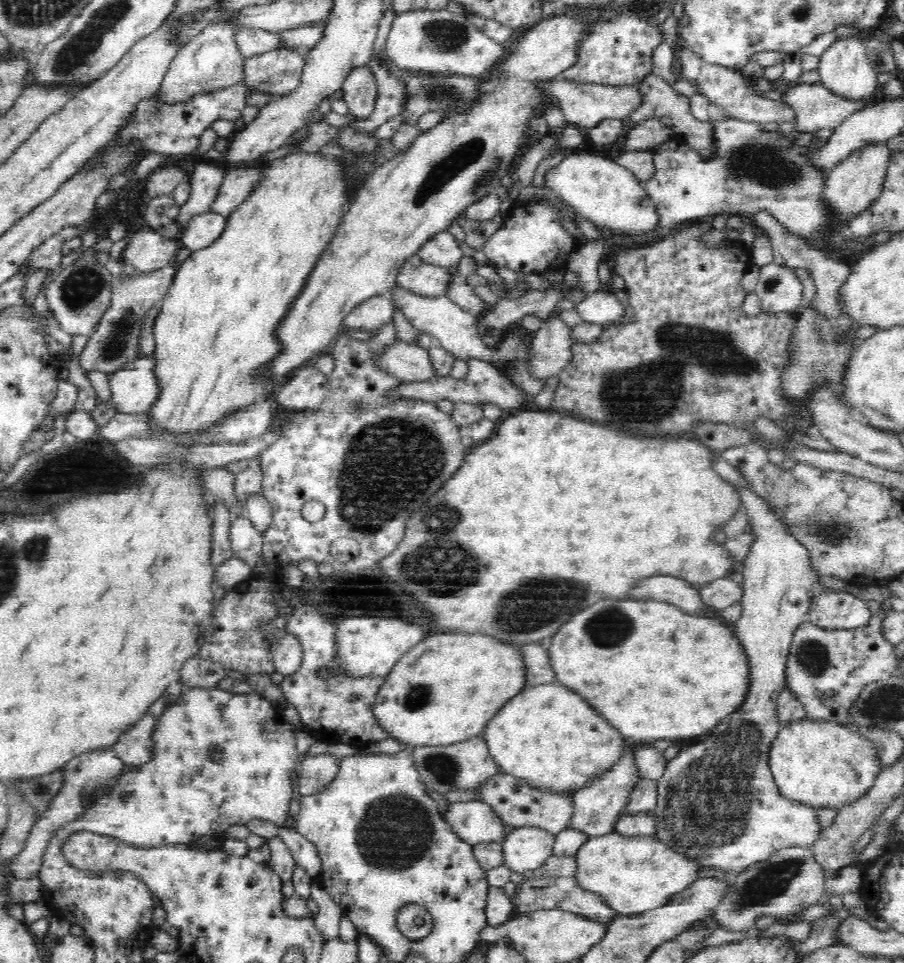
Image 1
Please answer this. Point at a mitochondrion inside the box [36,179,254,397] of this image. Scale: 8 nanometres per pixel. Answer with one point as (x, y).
(79, 288)

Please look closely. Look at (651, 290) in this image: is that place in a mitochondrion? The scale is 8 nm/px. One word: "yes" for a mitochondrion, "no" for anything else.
no

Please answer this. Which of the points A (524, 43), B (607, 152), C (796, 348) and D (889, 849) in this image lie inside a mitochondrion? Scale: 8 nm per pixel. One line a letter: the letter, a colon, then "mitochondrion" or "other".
A: other
B: other
C: other
D: other

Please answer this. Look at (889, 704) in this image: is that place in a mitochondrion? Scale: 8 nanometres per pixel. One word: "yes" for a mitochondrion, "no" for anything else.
yes

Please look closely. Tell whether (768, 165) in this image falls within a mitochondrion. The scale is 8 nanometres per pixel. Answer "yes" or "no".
yes

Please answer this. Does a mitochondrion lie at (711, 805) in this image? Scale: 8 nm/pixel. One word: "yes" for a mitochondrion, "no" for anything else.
yes

